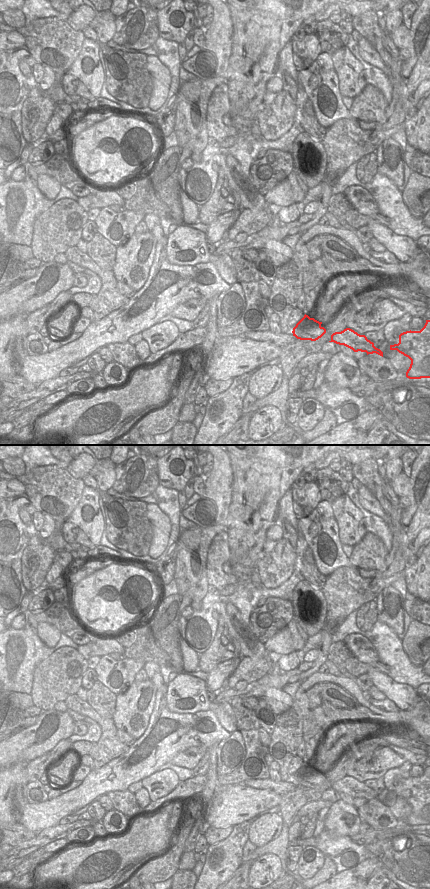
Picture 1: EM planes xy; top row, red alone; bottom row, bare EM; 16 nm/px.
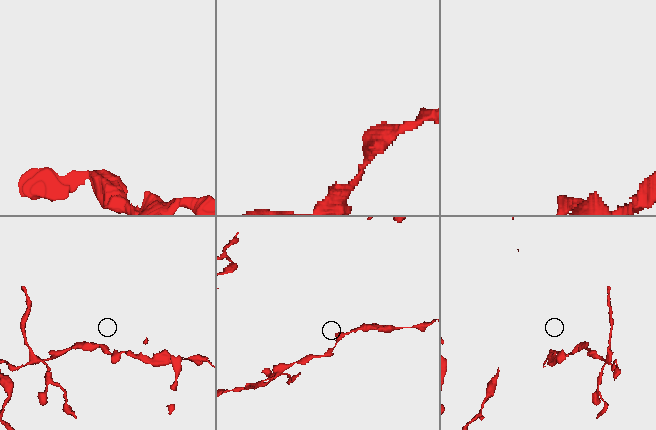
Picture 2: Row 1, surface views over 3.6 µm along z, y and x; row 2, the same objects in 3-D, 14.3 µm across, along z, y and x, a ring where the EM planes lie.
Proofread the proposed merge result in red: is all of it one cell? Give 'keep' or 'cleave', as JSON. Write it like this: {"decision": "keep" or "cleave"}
{"decision": "keep"}

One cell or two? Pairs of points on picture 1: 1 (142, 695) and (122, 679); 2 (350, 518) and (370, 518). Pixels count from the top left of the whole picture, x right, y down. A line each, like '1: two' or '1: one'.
1: two
2: two

